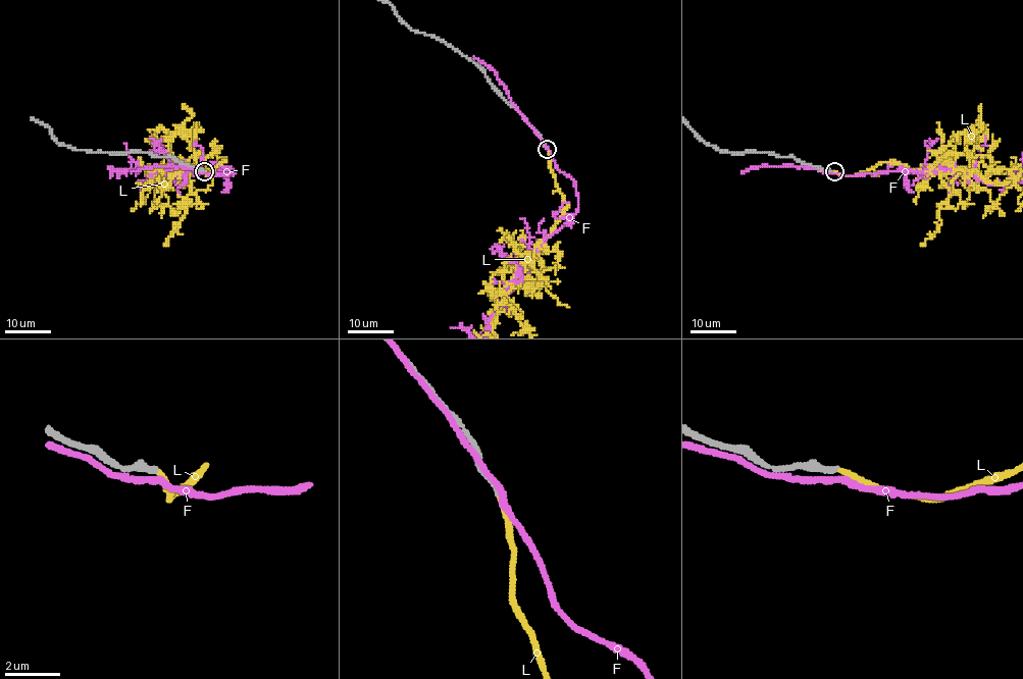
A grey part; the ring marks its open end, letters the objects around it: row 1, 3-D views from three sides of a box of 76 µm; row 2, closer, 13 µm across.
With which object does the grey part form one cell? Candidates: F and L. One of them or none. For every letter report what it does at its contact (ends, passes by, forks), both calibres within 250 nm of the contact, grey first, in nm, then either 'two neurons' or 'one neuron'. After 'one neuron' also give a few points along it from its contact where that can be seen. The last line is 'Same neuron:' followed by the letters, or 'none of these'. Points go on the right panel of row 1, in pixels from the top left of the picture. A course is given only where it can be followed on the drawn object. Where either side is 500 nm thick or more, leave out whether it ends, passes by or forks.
F: it passes by; 240 nm thick on the grey side, 240 nm on the other; two neurons
L: it ends there; 200 nm thick on the grey side, 200 nm on the other; one neuron
Same neuron: L

